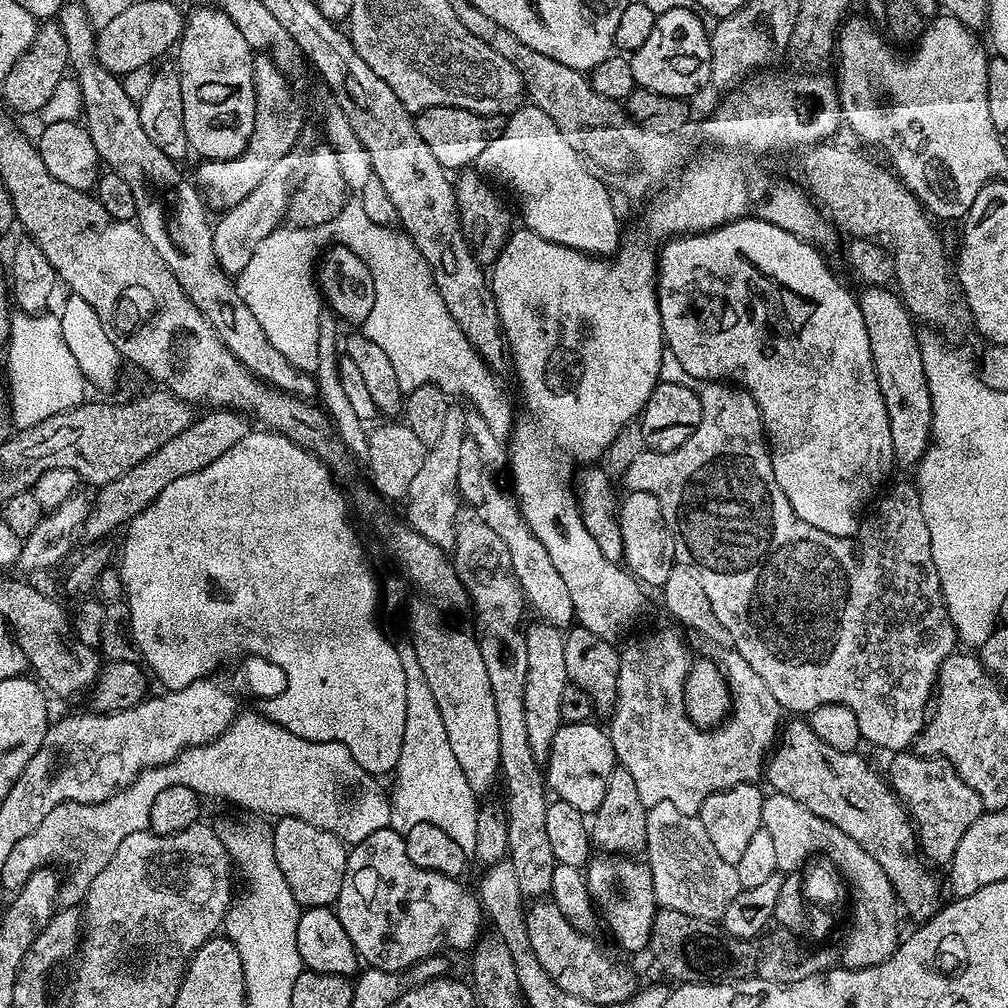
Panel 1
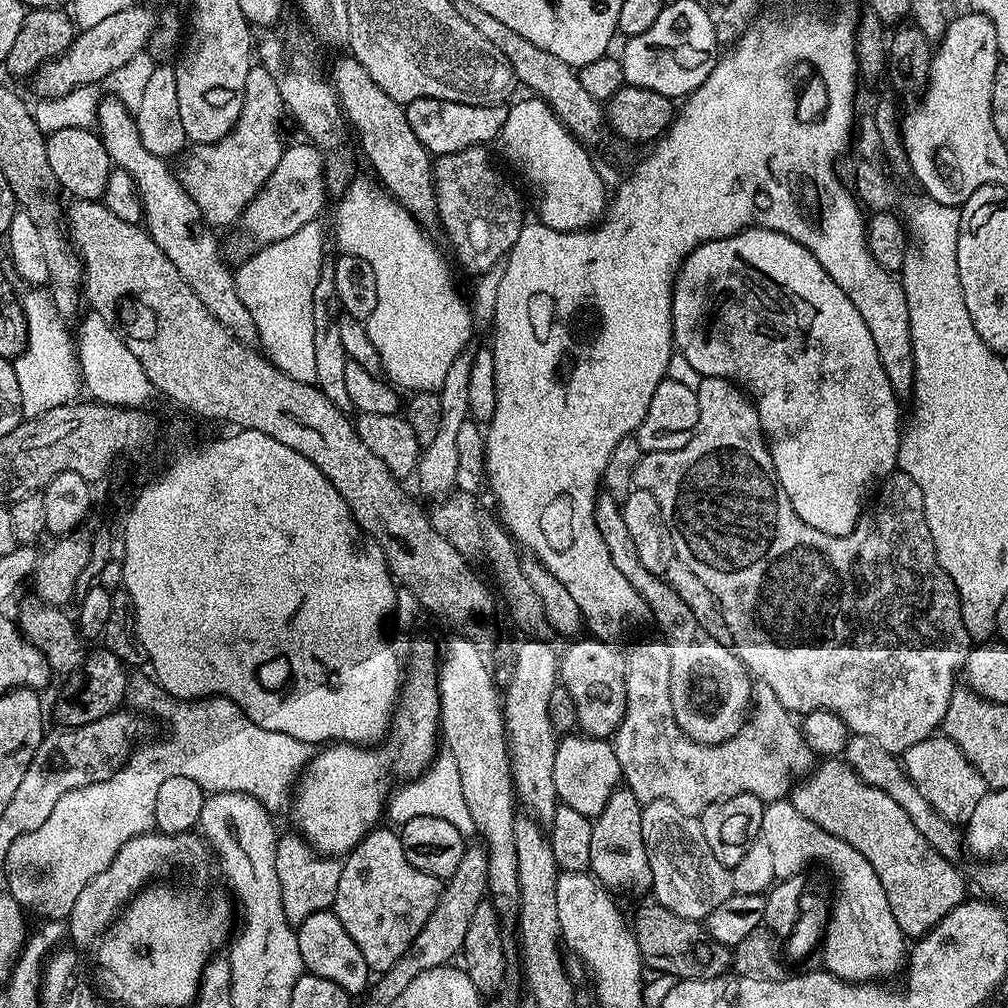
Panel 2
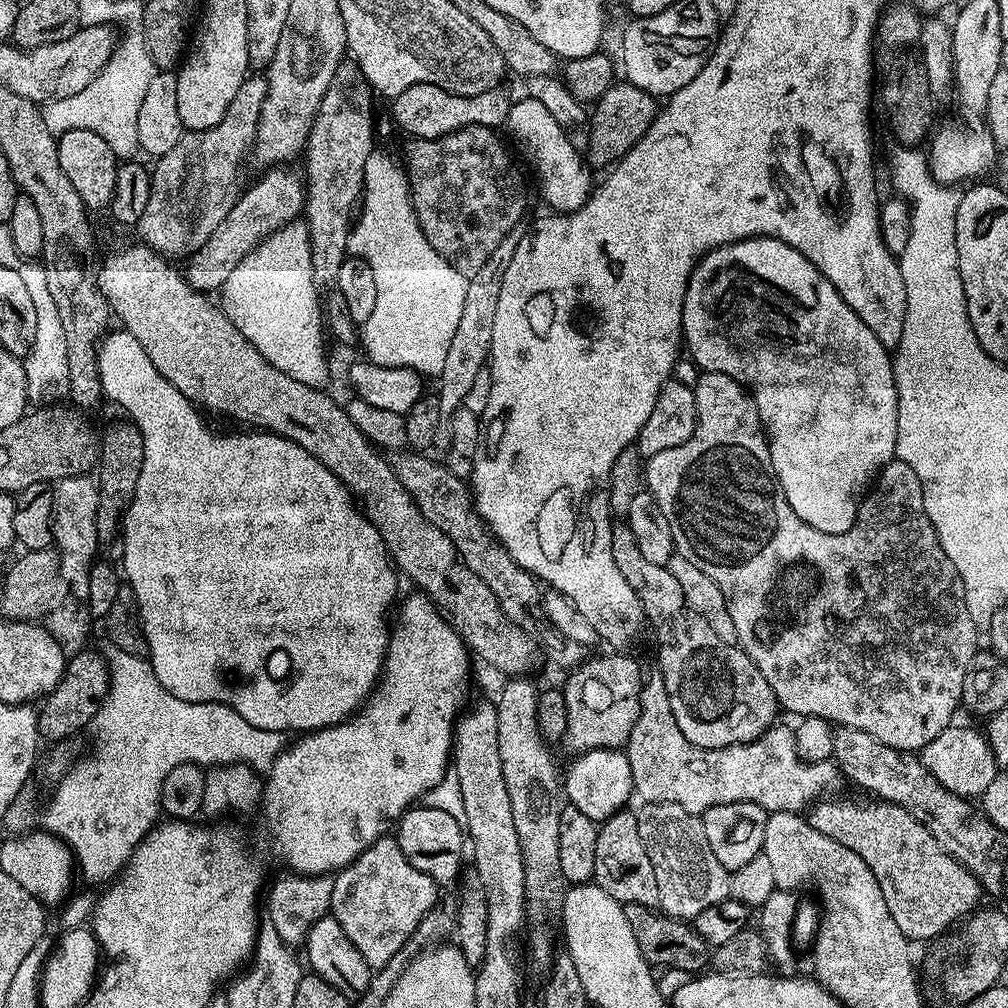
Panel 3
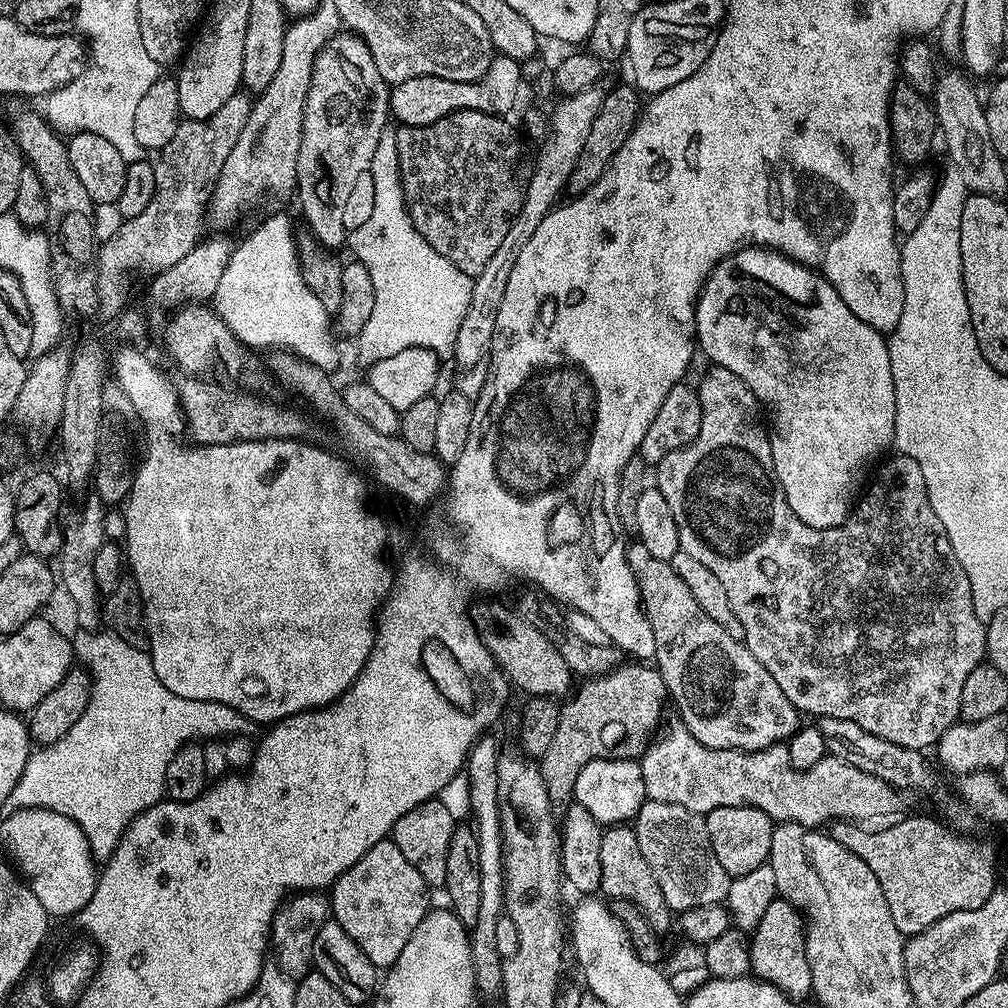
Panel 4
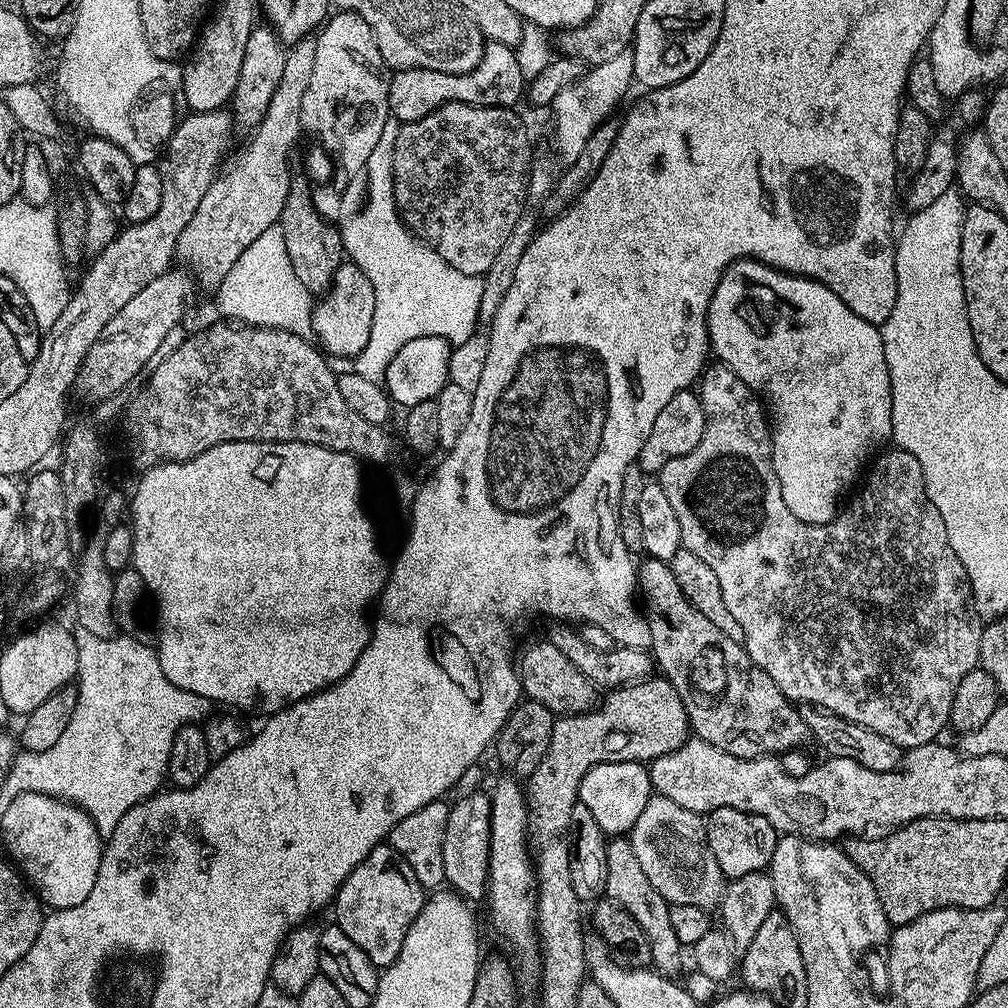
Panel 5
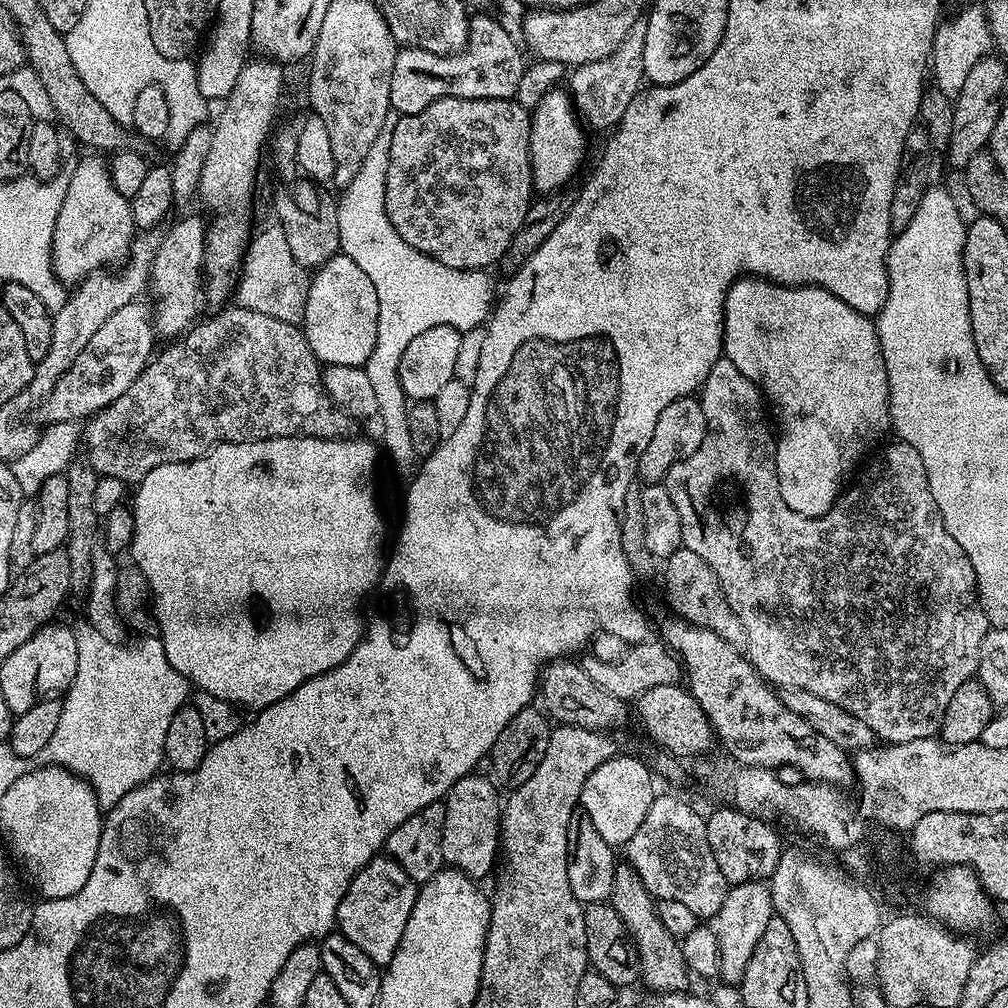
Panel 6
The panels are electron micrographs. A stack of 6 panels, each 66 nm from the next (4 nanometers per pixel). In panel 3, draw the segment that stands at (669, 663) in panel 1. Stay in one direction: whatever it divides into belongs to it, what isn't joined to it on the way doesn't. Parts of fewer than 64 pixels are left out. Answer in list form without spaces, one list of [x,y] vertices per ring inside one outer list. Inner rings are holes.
[[[653,674],[652,677],[643,681],[640,690],[640,713],[634,722],[634,730],[630,730],[630,738],[626,745],[626,755],[630,762],[630,774],[632,775],[632,787],[637,797],[641,796],[644,804],[673,804],[674,806],[682,806],[682,810],[702,814],[706,810],[710,810],[714,806],[722,806],[726,802],[754,802],[758,806],[762,806],[769,814],[773,812],[794,812],[803,813],[805,809],[821,799],[836,784],[836,779],[841,779],[842,773],[832,760],[826,762],[806,762],[801,756],[796,754],[796,733],[791,727],[780,728],[781,726],[773,726],[761,734],[754,742],[746,742],[745,744],[735,744],[734,746],[726,746],[725,748],[699,748],[694,746],[682,734],[682,730],[678,730],[678,722],[674,722],[674,714],[668,705],[668,695],[666,694],[666,686],[664,685],[664,677],[659,674]]]

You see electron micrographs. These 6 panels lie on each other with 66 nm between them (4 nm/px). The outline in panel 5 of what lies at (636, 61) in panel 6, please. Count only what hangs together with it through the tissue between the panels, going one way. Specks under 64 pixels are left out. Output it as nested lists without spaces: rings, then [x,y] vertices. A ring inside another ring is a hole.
[[[631,51],[618,54],[618,58],[610,58],[610,62],[593,64],[585,71],[578,82],[566,86],[551,102],[550,113],[556,123],[556,164],[548,156],[537,155],[532,161],[532,175],[528,177],[528,200],[542,202],[556,185],[561,171],[568,168],[578,158],[583,150],[586,138],[602,126],[602,122],[613,119],[616,107],[624,100],[624,95],[631,90],[636,80],[634,74],[634,58]]]

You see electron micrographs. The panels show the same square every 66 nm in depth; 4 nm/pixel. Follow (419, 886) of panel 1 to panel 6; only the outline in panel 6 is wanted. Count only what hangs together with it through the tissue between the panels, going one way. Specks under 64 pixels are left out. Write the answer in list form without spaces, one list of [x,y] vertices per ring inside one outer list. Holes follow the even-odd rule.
[[[378,854],[358,870],[342,902],[338,902],[336,923],[339,935],[354,942],[354,946],[358,946],[358,950],[376,965],[388,965],[390,958],[394,958],[394,950],[398,950],[398,942],[402,942],[402,930],[406,930],[406,922],[414,910],[417,891],[417,884],[396,860],[387,854]]]

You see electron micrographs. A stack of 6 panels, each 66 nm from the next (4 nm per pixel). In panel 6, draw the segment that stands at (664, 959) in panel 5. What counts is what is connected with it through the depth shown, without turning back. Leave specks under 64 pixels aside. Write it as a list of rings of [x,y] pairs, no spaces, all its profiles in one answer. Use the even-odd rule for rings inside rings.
[[[627,862],[617,863],[614,870],[614,890],[610,903],[614,910],[618,910],[622,922],[626,922],[630,938],[638,950],[642,984],[653,988],[651,991],[656,994],[685,991],[689,987],[687,984],[688,980],[690,981],[690,973],[680,949],[680,940],[670,934],[666,926],[662,926],[662,918],[658,918],[656,909],[656,897],[650,895],[642,878],[638,878],[638,874]]]

